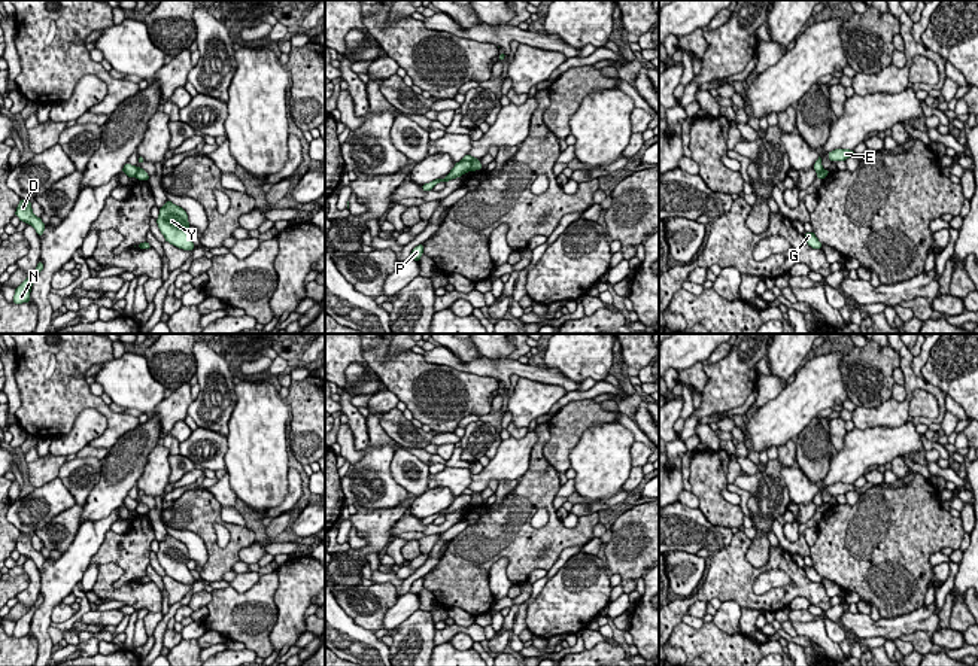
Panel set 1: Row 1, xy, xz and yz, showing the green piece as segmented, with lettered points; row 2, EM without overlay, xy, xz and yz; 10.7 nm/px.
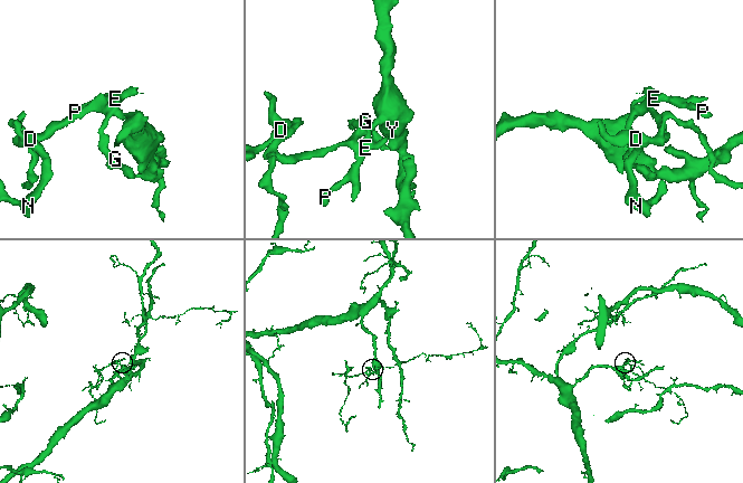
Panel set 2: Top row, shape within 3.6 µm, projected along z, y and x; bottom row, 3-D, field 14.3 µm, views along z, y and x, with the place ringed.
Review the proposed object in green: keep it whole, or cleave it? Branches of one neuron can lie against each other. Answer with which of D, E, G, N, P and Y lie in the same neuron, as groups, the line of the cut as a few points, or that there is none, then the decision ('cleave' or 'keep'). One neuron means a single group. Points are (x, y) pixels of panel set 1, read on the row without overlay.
groups D E G N P / Y; cut xz (474, 492), (470, 502); cleave

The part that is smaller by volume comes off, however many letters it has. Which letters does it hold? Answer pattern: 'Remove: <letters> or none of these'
Remove: D, E, G, N, P

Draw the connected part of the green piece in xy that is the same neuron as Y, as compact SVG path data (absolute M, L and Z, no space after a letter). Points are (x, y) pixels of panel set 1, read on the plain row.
M168 533L160 542L157 557L165 575L183 584L194 584L188 554L186 545Z

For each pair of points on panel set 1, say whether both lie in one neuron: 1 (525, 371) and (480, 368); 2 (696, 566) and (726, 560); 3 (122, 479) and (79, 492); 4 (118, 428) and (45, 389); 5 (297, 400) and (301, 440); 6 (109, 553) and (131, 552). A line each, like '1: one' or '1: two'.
1: one
2: two
3: two
4: one
5: one
6: one

